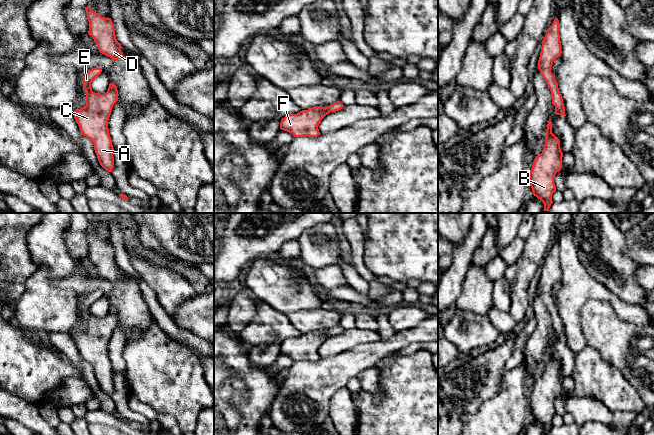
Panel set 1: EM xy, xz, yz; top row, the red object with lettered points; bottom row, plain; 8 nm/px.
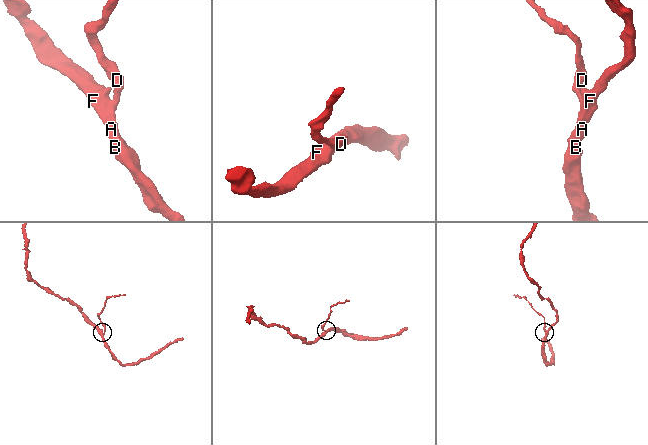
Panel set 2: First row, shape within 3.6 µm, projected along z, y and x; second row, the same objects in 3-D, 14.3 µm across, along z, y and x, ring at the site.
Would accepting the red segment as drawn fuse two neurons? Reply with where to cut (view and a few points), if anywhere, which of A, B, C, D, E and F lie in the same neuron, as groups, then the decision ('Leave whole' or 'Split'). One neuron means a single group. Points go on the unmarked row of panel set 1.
No split. Groups: A B C D E F. Leave whole

